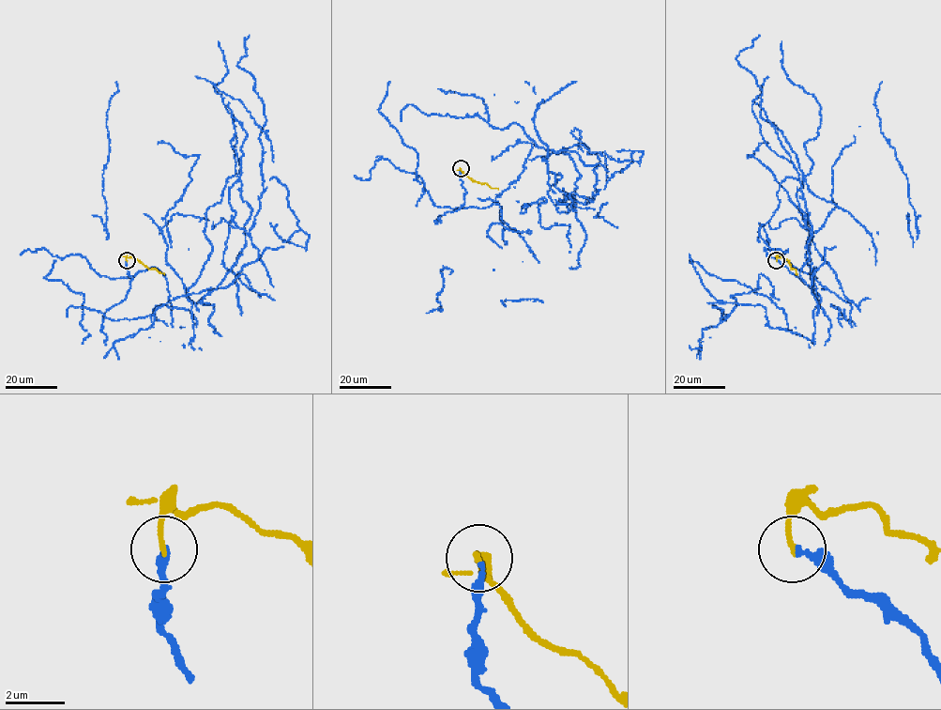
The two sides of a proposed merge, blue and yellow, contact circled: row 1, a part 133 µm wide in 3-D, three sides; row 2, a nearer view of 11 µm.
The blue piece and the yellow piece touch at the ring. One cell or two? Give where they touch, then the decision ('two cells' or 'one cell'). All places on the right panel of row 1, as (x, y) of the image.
place (776, 260); two cells

